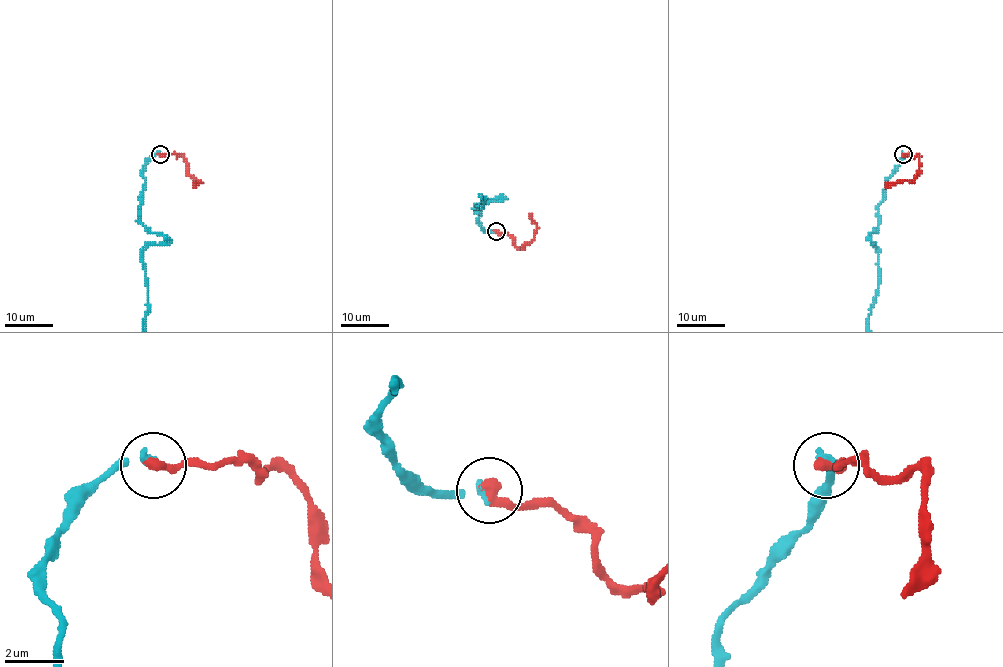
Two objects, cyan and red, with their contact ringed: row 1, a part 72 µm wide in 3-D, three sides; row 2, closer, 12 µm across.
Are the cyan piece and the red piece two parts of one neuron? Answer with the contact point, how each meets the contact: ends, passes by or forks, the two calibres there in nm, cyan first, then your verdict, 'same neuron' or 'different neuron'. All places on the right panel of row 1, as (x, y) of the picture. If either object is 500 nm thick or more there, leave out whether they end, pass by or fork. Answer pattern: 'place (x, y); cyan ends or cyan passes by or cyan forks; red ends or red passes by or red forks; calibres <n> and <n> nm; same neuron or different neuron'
place (903, 154); cyan ends; red ends; calibres 280 and 360 nm; same neuron

